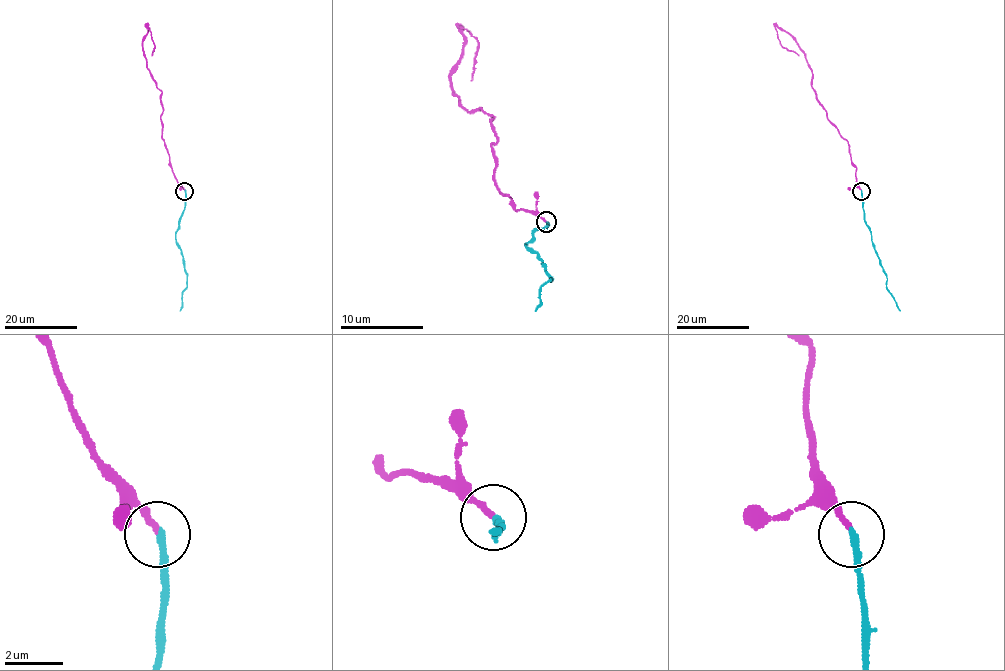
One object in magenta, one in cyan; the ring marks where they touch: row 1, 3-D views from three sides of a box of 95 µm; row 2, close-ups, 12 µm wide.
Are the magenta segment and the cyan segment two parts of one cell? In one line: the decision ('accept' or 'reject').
accept

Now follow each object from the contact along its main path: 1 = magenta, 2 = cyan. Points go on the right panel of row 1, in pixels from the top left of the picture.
1: (861, 191), (847, 142), (827, 118), (811, 86), (812, 70), (805, 54), (777, 27), (781, 45), (798, 55)
2: (861, 191), (865, 223), (886, 276), (886, 287), (900, 311)

